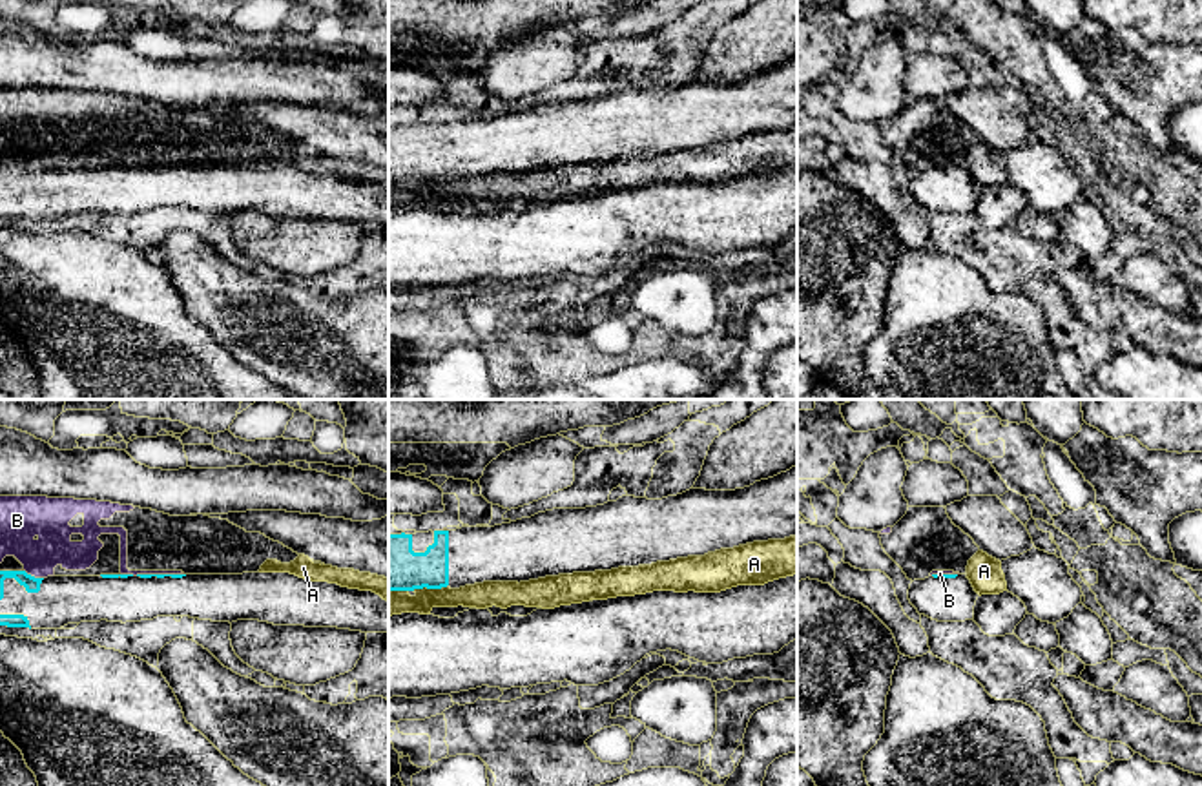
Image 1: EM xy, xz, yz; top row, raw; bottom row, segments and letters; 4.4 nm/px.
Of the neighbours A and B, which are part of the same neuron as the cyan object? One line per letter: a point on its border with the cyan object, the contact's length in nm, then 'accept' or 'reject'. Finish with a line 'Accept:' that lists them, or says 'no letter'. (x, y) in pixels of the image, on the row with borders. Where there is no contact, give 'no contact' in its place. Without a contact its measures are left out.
A: contact xz (429, 588); length 150 nm; reject
B: contact xy (33, 577); length 100 nm; reject
Accept: no letter

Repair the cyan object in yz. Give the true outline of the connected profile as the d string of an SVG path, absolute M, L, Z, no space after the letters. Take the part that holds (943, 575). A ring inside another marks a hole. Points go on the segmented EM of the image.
M932 574L914 580L908 589L917 613L938 622L972 620L978 596L967 574Z

